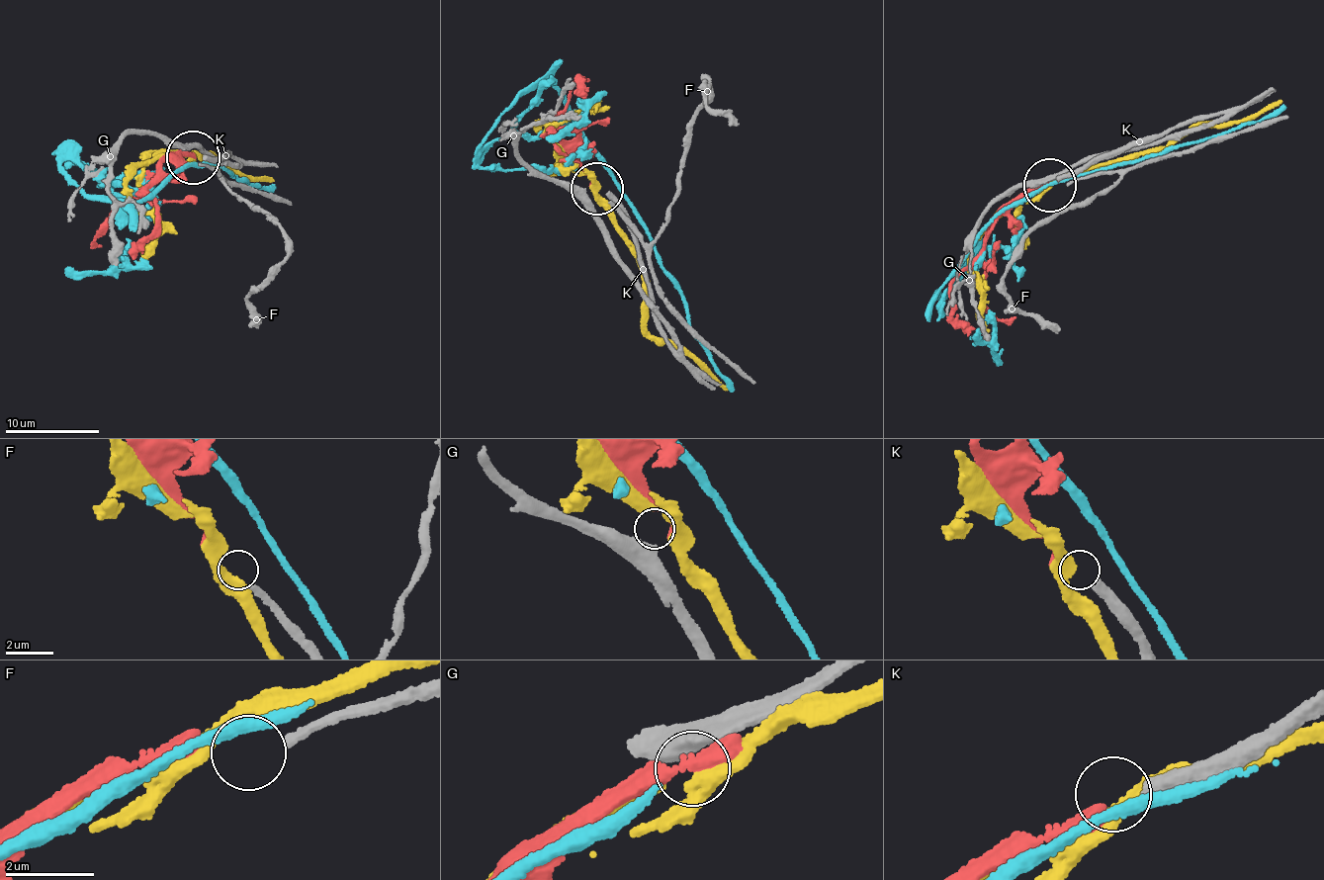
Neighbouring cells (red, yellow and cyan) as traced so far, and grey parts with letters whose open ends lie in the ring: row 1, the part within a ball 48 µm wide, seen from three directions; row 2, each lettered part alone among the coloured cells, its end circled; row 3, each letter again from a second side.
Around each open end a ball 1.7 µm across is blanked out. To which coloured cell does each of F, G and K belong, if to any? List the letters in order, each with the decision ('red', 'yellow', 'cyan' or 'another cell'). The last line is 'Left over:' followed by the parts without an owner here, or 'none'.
F: another cell
G: another cell
K: red
Left over: F, G

